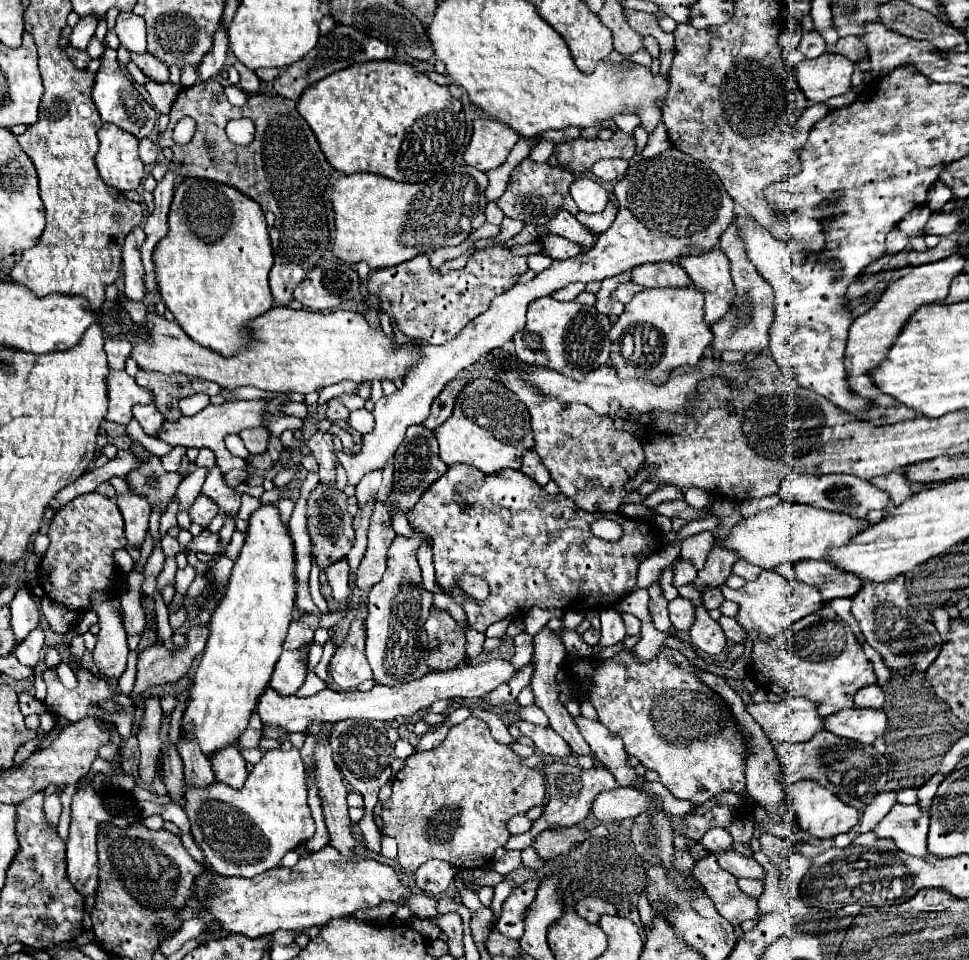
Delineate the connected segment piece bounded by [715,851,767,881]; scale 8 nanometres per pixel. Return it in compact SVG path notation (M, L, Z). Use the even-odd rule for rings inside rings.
M729 851L729 853L715 853L719 865L733 873L735 877L747 877L747 879L759 879L765 881L767 879L767 871L755 861L755 859L747 859L743 855L739 855L737 851Z

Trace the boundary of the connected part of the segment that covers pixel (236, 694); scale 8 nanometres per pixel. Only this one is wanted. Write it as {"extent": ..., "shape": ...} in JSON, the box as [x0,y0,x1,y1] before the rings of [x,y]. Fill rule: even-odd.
{"extent":[181,505,297,755],"shape":[[[261,505],[249,519],[247,537],[243,543],[243,549],[233,565],[227,589],[223,599],[213,609],[211,621],[209,621],[209,639],[207,647],[203,651],[201,663],[195,671],[193,689],[187,701],[187,709],[183,713],[181,729],[185,733],[193,733],[203,749],[203,753],[211,755],[221,747],[227,747],[239,739],[239,735],[245,731],[245,725],[249,723],[249,717],[255,709],[255,703],[263,689],[269,685],[273,667],[283,653],[283,641],[287,635],[287,627],[293,621],[295,611],[295,595],[297,595],[297,583],[295,583],[295,545],[293,537],[289,533],[289,527],[281,521],[279,507],[273,505]]]}

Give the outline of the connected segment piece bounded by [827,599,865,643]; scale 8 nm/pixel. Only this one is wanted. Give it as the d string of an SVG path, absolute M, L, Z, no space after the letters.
M833 599L833 601L829 601L827 605L829 605L829 607L833 607L833 609L841 615L841 619L843 619L843 621L847 621L847 623L851 625L851 629L857 633L859 641L861 641L861 643L865 643L865 639L863 639L861 631L857 629L857 623L853 621L853 617L851 617L851 613L849 613L849 599Z

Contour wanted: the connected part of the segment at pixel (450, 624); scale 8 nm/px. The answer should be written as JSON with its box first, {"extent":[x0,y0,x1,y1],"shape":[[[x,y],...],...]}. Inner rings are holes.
{"extent":[425,607,465,671],"shape":[[[431,607],[429,619],[425,623],[429,645],[433,653],[429,657],[429,667],[433,671],[447,671],[465,661],[465,627],[449,617],[449,613]]]}

